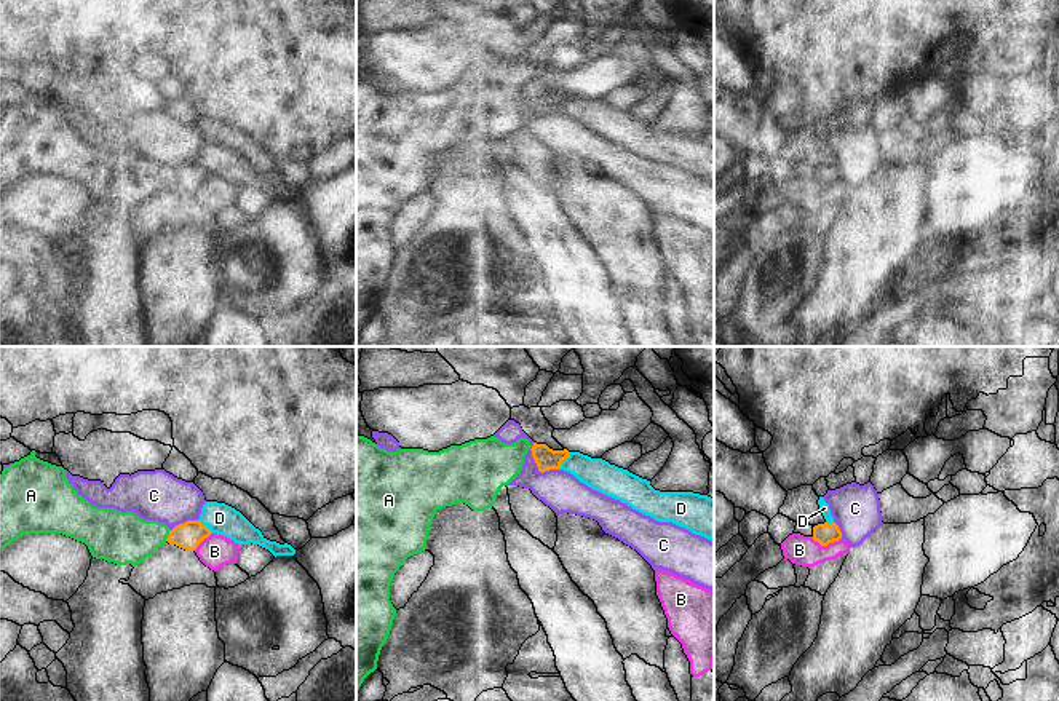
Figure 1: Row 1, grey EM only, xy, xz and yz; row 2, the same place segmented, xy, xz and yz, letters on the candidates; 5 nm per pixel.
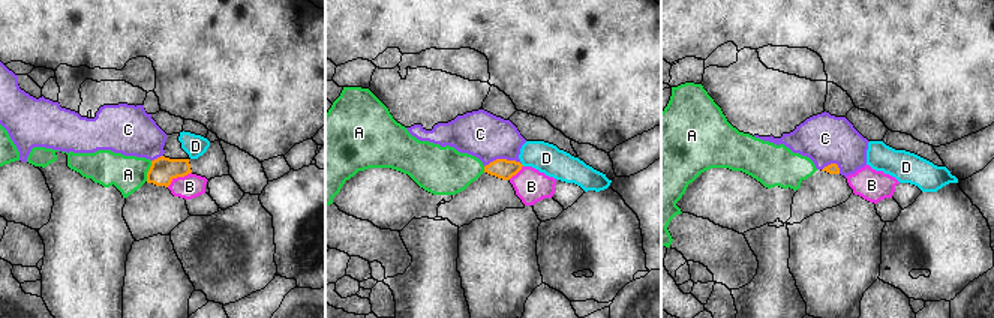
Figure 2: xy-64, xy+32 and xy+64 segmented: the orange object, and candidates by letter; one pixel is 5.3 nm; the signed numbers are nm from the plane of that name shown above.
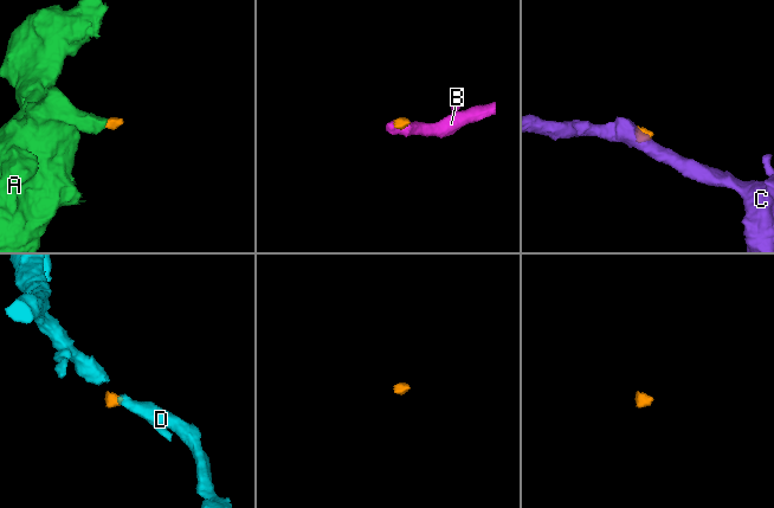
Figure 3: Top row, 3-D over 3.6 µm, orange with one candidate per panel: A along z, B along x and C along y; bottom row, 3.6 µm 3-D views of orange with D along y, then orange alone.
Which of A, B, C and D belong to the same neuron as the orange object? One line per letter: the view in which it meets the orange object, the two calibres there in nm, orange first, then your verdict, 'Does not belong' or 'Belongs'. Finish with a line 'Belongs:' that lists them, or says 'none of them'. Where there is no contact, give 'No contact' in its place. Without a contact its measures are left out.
A: Touches orange in xy. Thickness 140 nm (orange) against 260 nm. Belongs
B: Touches orange in yz. Thickness 110 nm (orange) against 150 nm. Does not belong
C: Touches orange in xz. Thickness 120 nm (orange) against 200 nm. Does not belong
D: Touches orange in xz. Thickness 120 nm (orange) against 160 nm. Does not belong
Belongs: A.

